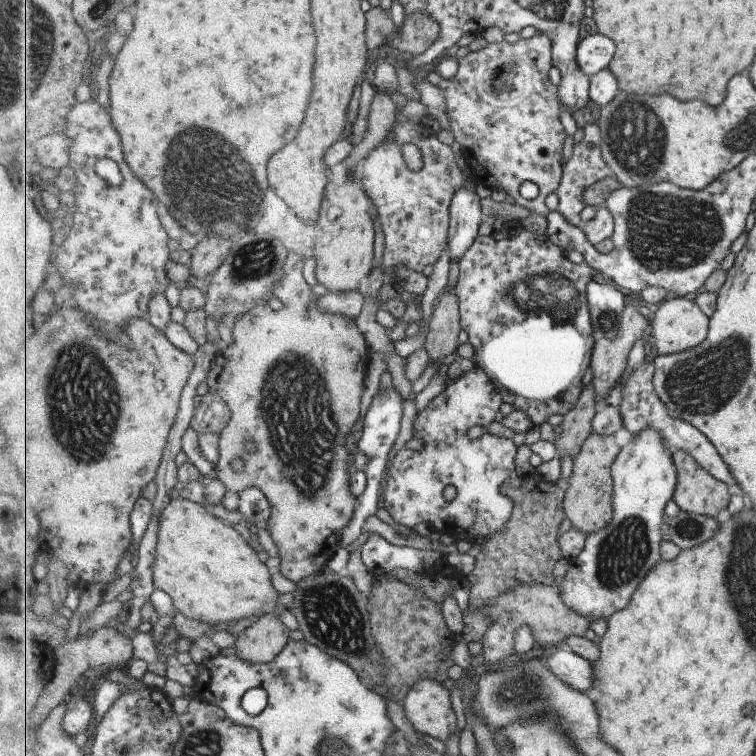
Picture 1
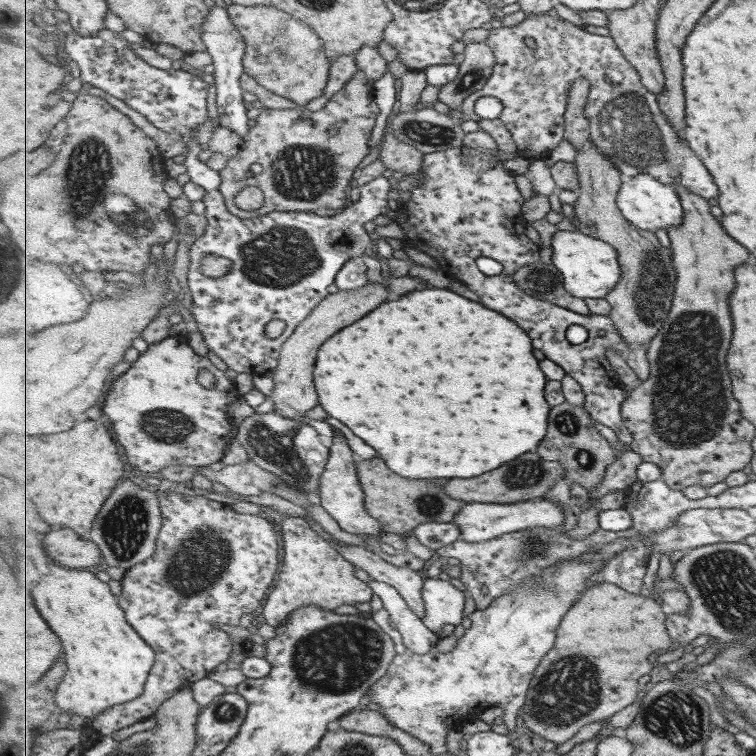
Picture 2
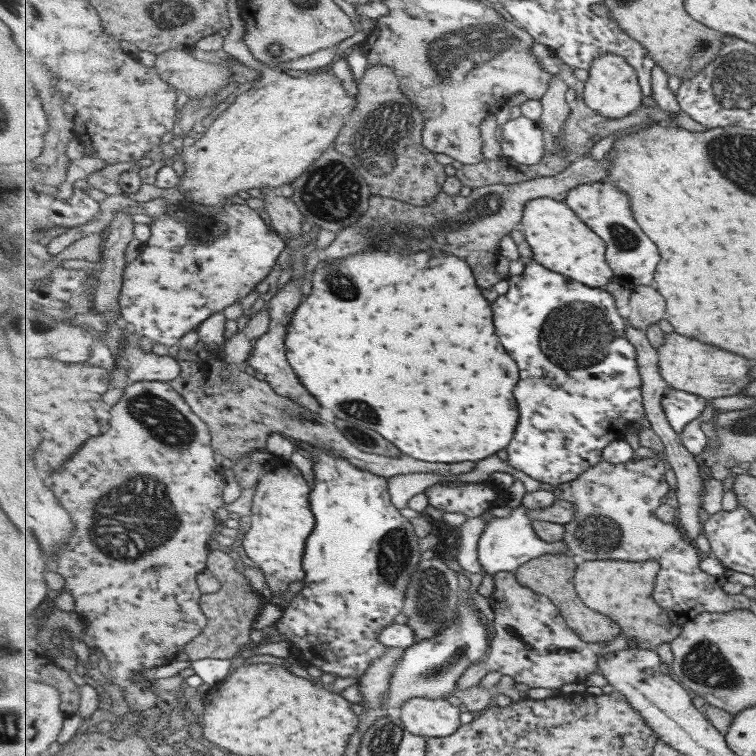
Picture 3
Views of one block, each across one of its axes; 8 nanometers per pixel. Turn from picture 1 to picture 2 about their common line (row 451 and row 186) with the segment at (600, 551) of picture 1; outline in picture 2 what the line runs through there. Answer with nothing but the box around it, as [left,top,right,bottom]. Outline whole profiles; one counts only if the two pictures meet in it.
[618,174,686,231]

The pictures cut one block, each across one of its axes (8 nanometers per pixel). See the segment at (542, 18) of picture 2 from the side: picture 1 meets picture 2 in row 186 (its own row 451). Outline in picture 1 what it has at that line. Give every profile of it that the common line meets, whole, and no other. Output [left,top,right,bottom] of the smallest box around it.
[622,362,741,492]

